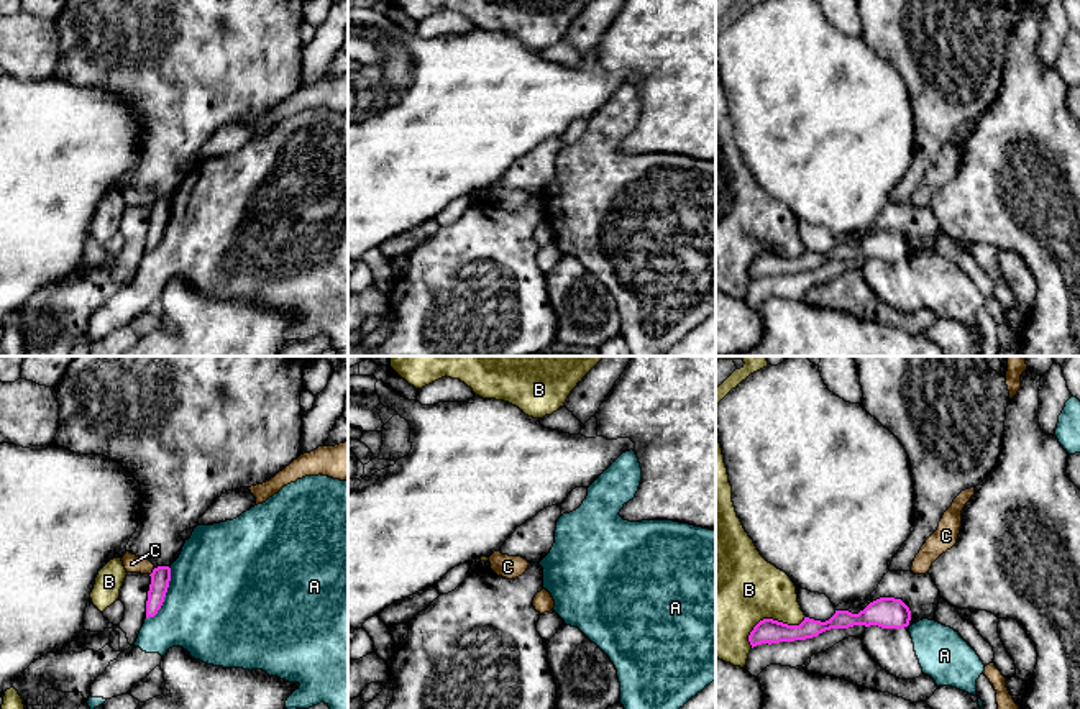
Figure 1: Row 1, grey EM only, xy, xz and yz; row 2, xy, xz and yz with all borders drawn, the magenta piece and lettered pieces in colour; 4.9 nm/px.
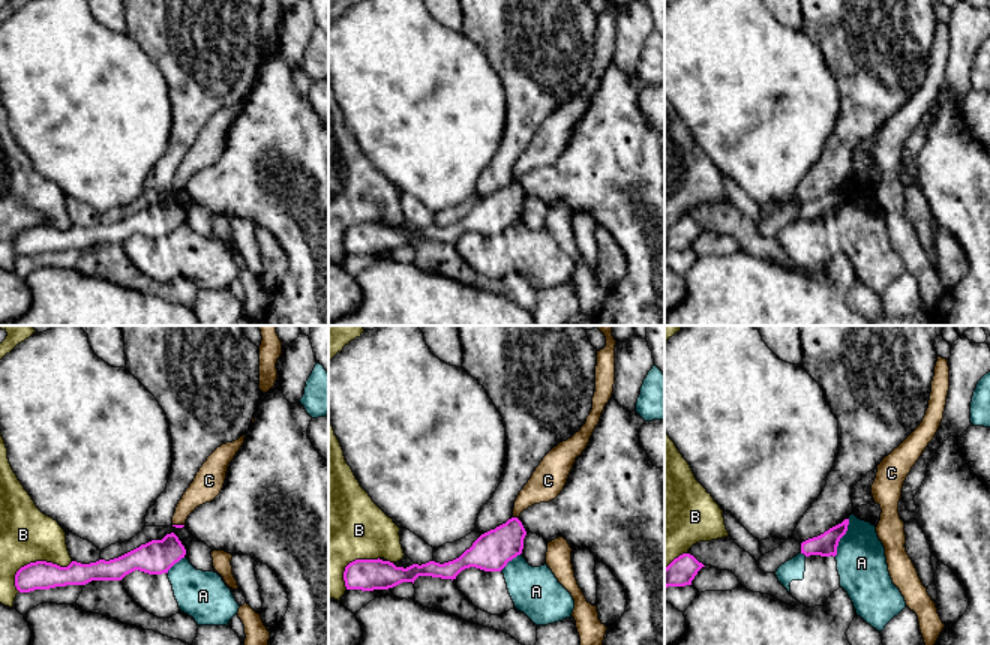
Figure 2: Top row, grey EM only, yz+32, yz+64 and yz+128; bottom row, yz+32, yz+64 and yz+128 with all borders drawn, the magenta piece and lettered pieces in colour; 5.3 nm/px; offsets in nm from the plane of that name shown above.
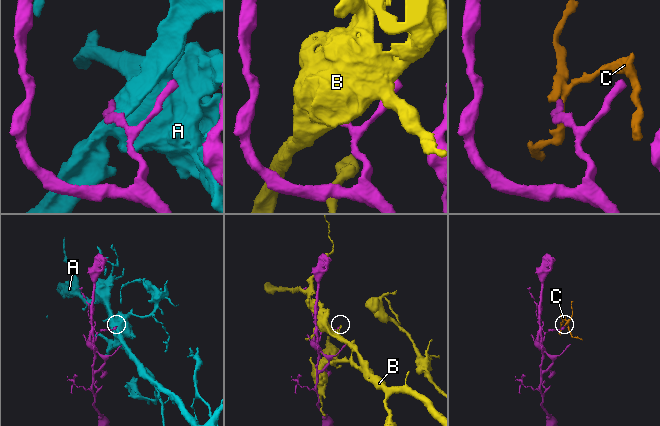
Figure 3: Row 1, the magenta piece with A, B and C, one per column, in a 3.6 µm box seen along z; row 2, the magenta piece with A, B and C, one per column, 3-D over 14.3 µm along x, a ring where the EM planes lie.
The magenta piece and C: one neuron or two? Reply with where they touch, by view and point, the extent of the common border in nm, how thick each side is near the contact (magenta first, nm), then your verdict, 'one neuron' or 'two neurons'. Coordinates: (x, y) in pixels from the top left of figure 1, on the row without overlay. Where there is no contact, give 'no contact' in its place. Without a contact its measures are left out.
meets magenta in xy at (153, 204); contact 50 nm long; 100 nm thick on the magenta side, 90 nm on the other; two neurons

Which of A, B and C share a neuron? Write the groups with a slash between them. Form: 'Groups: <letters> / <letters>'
Groups: A / B / C

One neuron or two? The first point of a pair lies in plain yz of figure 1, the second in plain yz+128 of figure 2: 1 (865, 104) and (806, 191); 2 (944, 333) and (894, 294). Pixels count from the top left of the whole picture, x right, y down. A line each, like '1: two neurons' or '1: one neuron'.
1: two neurons
2: one neuron

